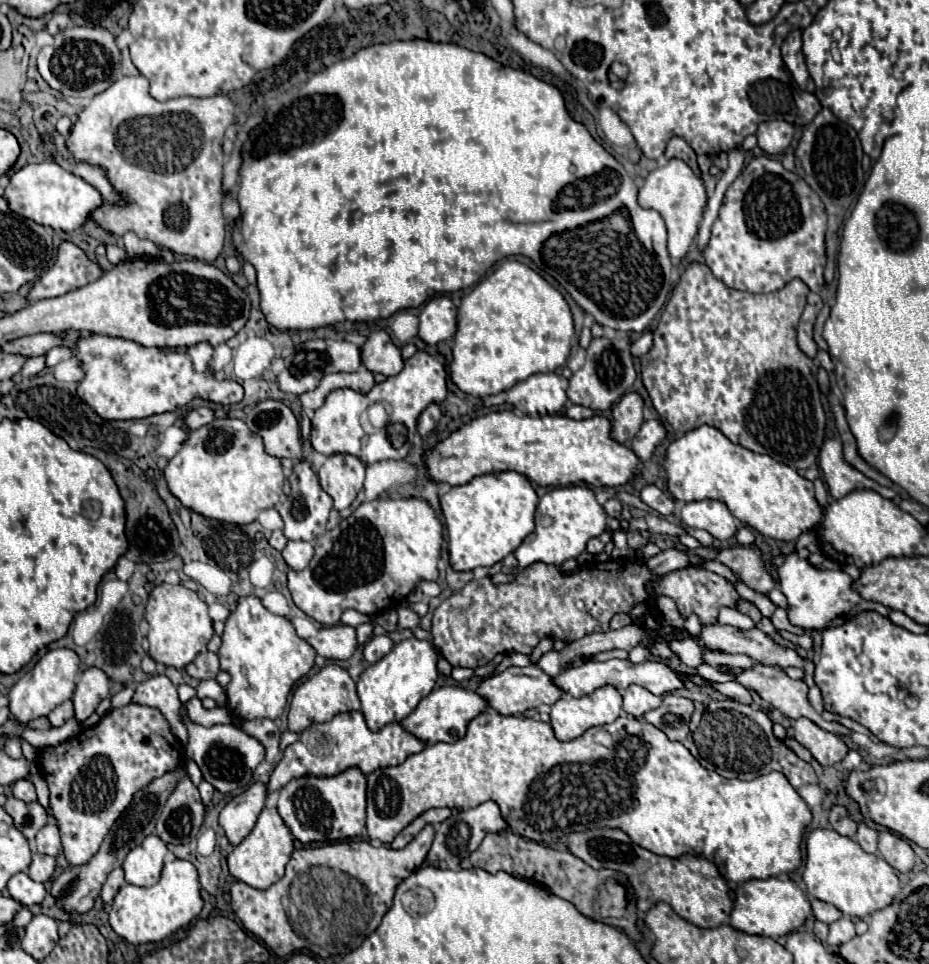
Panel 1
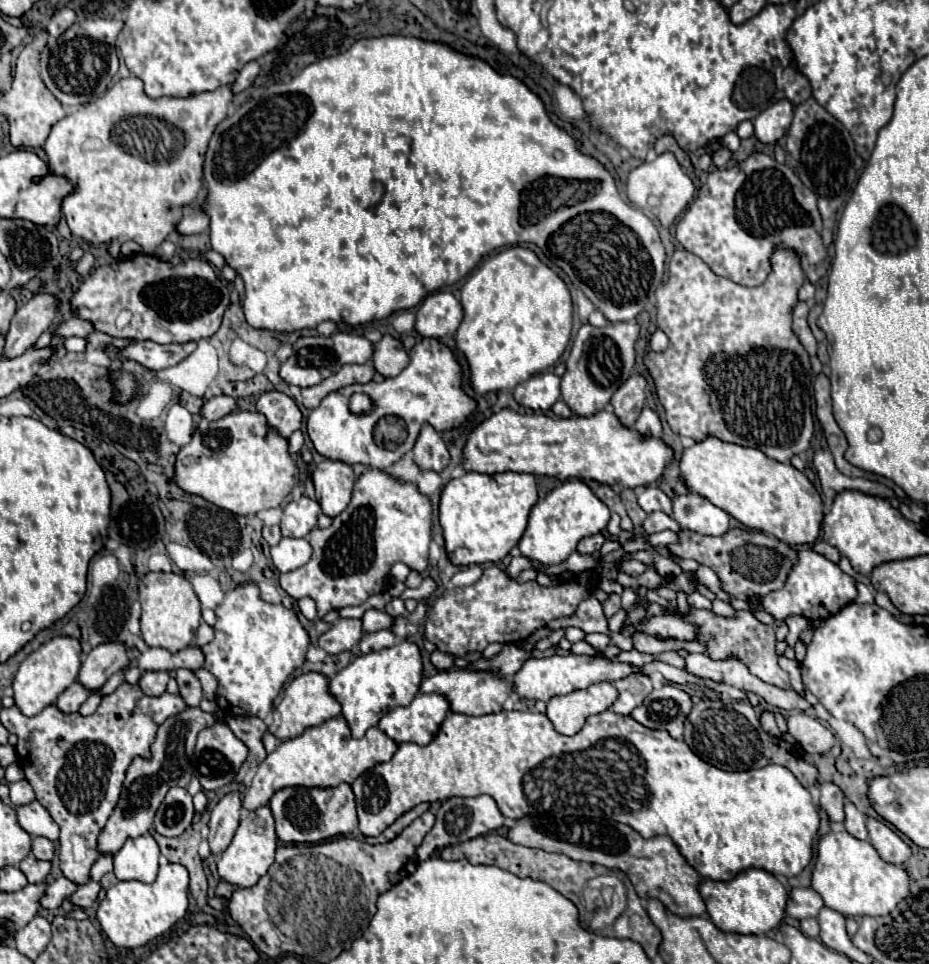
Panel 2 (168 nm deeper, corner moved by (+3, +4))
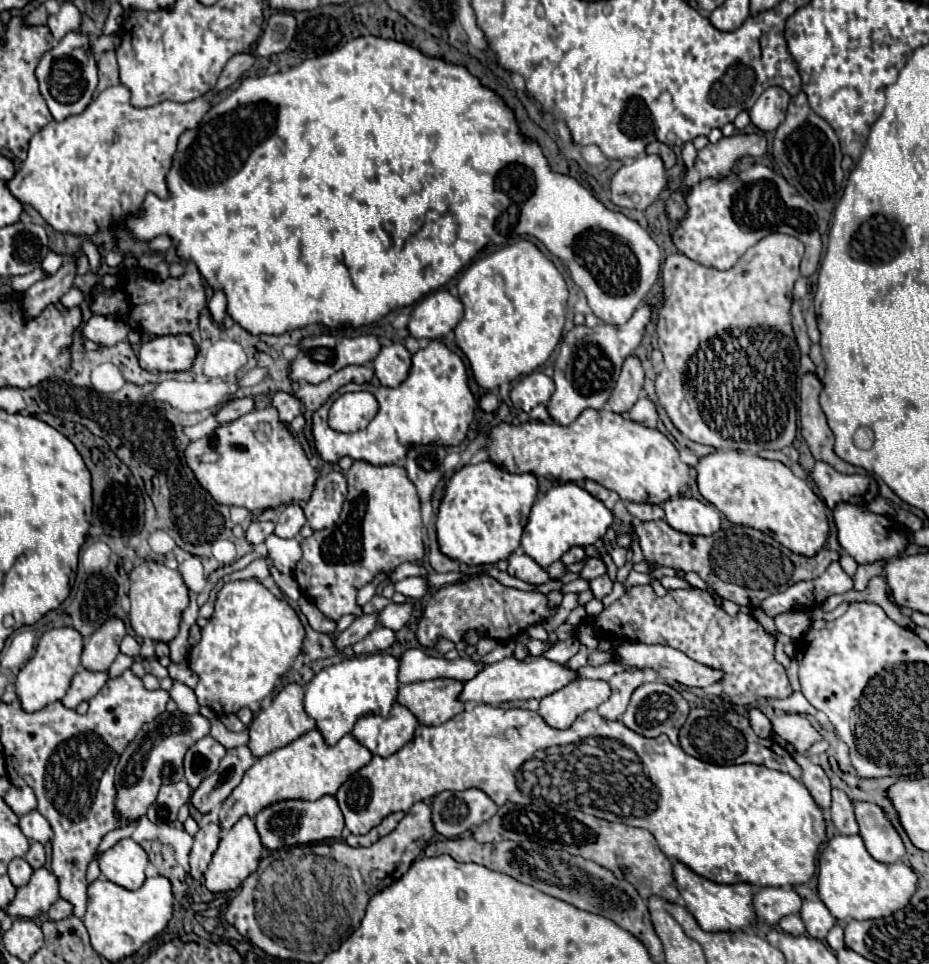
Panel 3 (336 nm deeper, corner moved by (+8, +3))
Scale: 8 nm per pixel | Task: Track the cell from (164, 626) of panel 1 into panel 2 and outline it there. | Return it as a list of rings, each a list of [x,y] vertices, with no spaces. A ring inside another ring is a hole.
[[[148,572],[140,580],[140,604],[140,630],[148,646],[160,646],[170,652],[178,652],[194,640],[200,624],[200,602],[192,584],[184,576],[174,572]]]

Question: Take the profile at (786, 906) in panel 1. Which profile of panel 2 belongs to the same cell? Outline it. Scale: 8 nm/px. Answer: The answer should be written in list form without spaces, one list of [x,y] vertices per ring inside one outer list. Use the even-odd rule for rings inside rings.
[[[746,870],[728,882],[704,878],[700,882],[700,896],[706,904],[712,924],[718,930],[736,934],[766,934],[784,918],[788,890],[766,870]]]

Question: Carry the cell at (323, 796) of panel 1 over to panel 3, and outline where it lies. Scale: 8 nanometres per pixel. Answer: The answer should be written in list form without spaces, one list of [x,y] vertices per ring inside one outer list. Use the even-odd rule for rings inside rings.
[[[325,795],[317,801],[303,801],[303,799],[277,801],[257,813],[255,825],[267,849],[281,849],[281,847],[291,847],[291,845],[323,841],[323,839],[337,839],[341,837],[341,831],[345,829],[345,819],[343,819],[337,799],[333,795]]]

